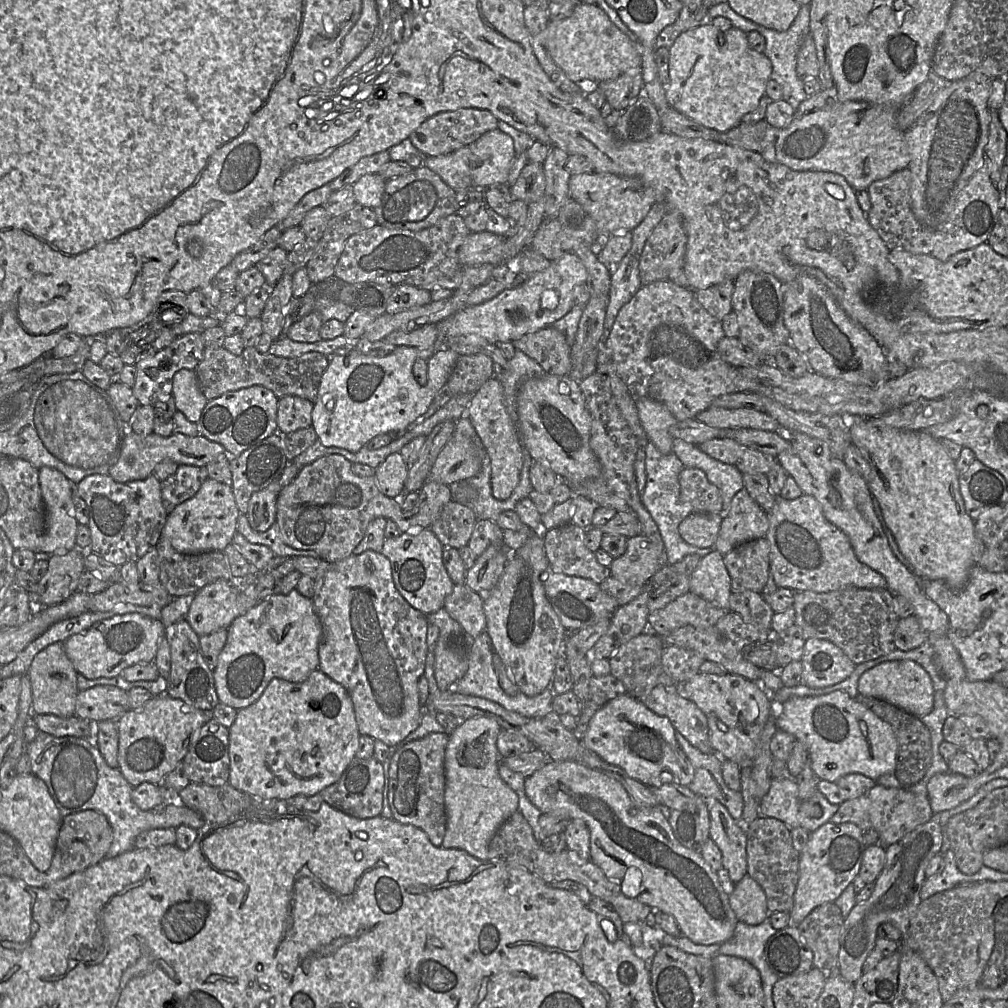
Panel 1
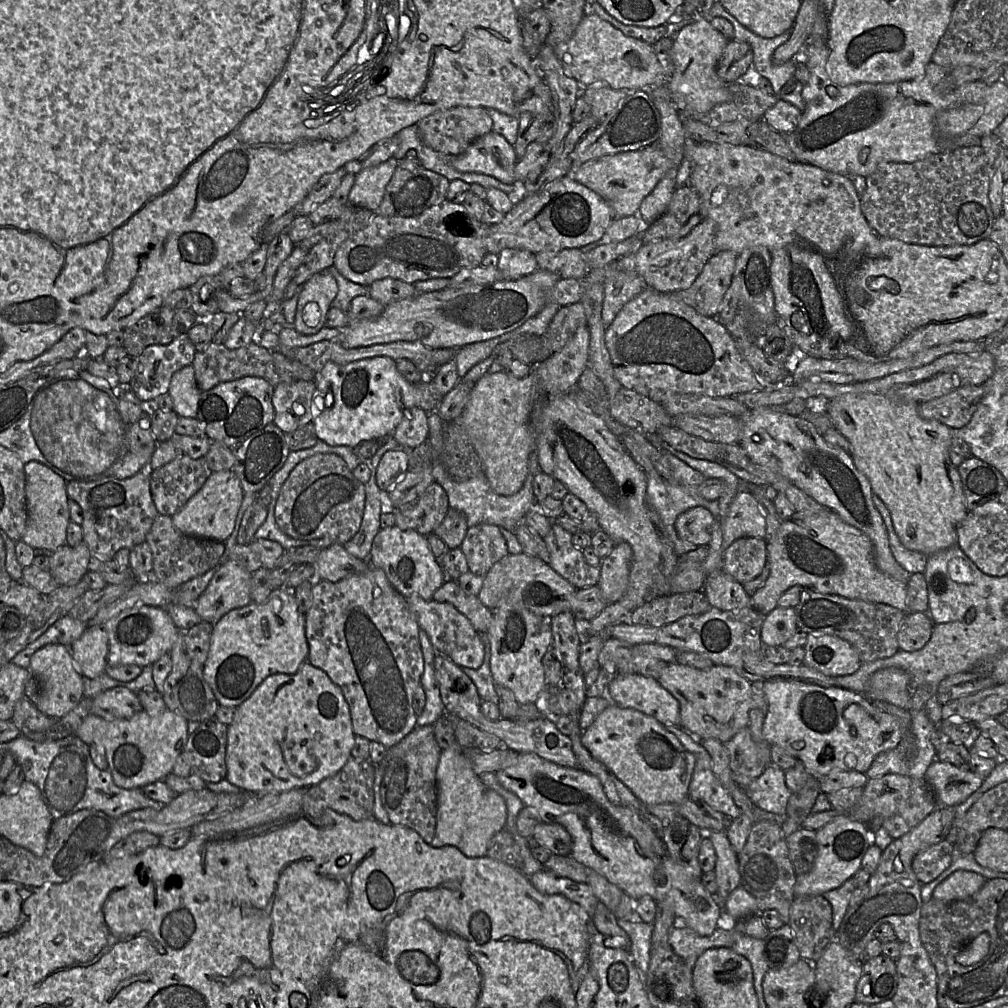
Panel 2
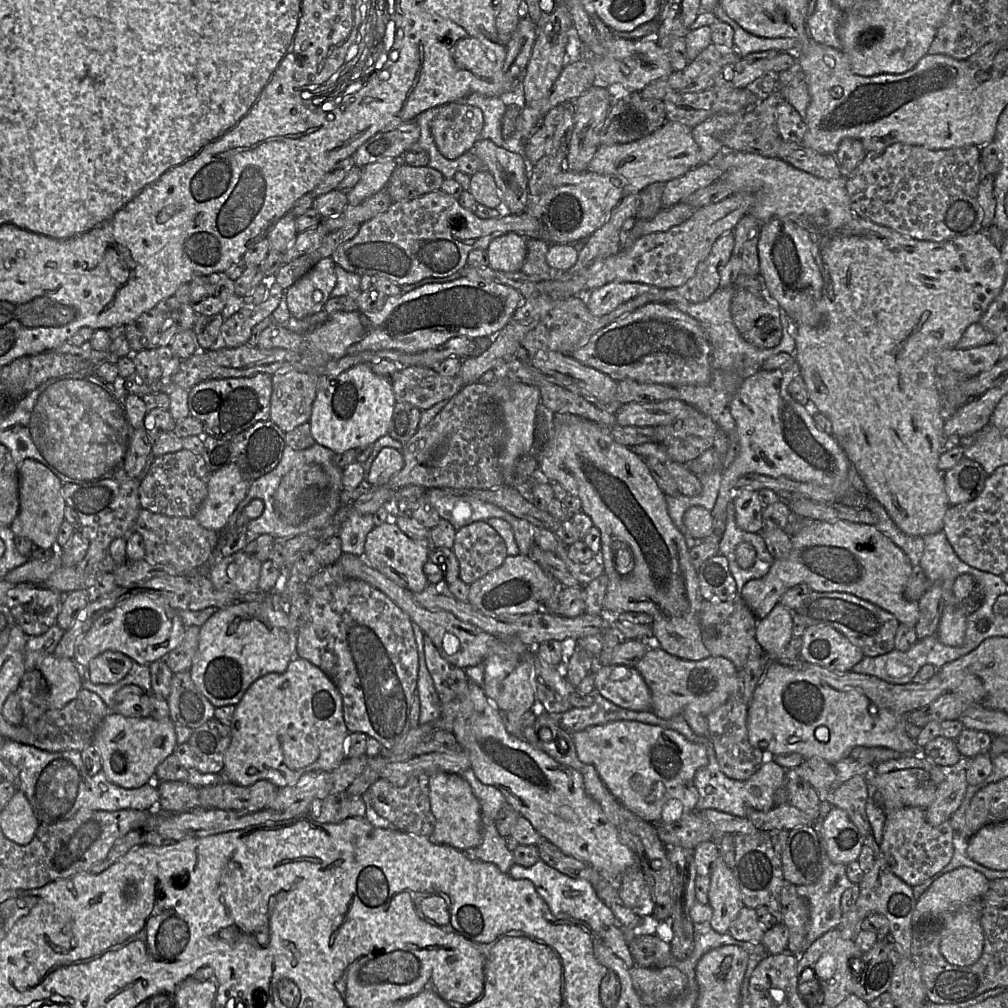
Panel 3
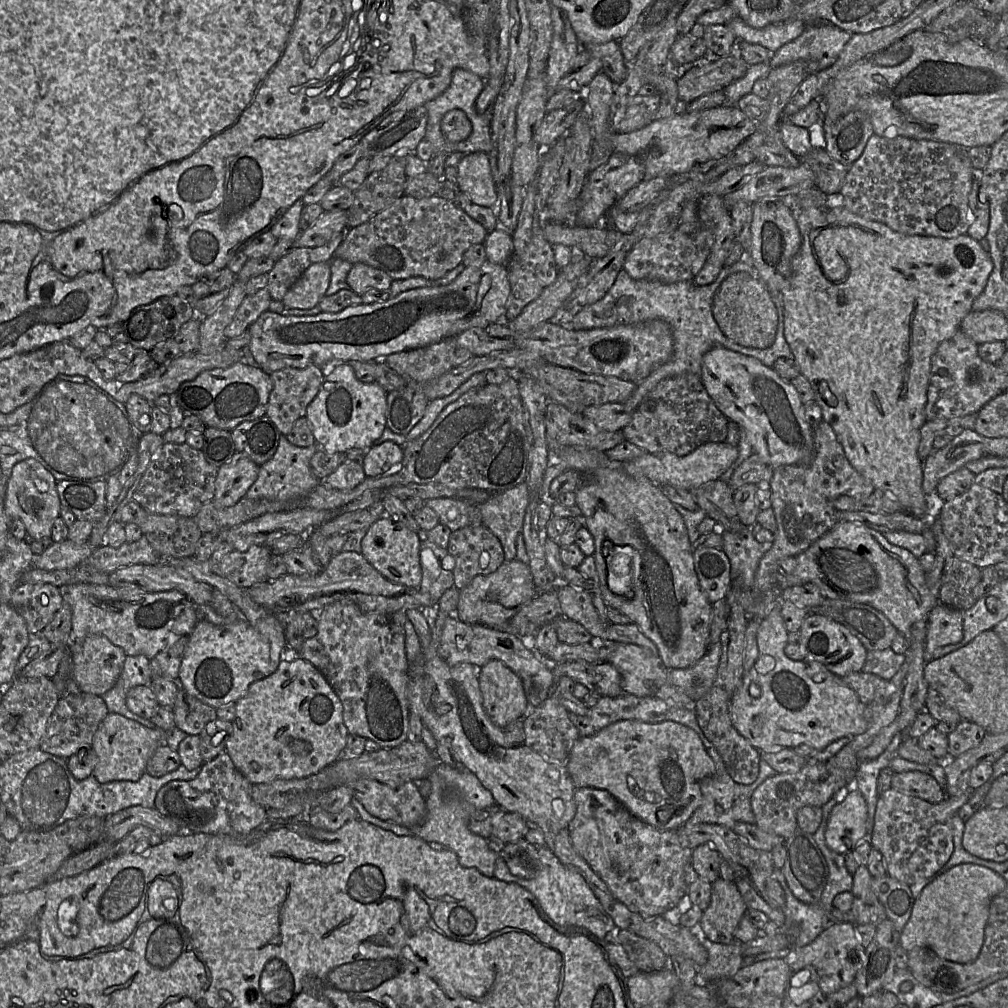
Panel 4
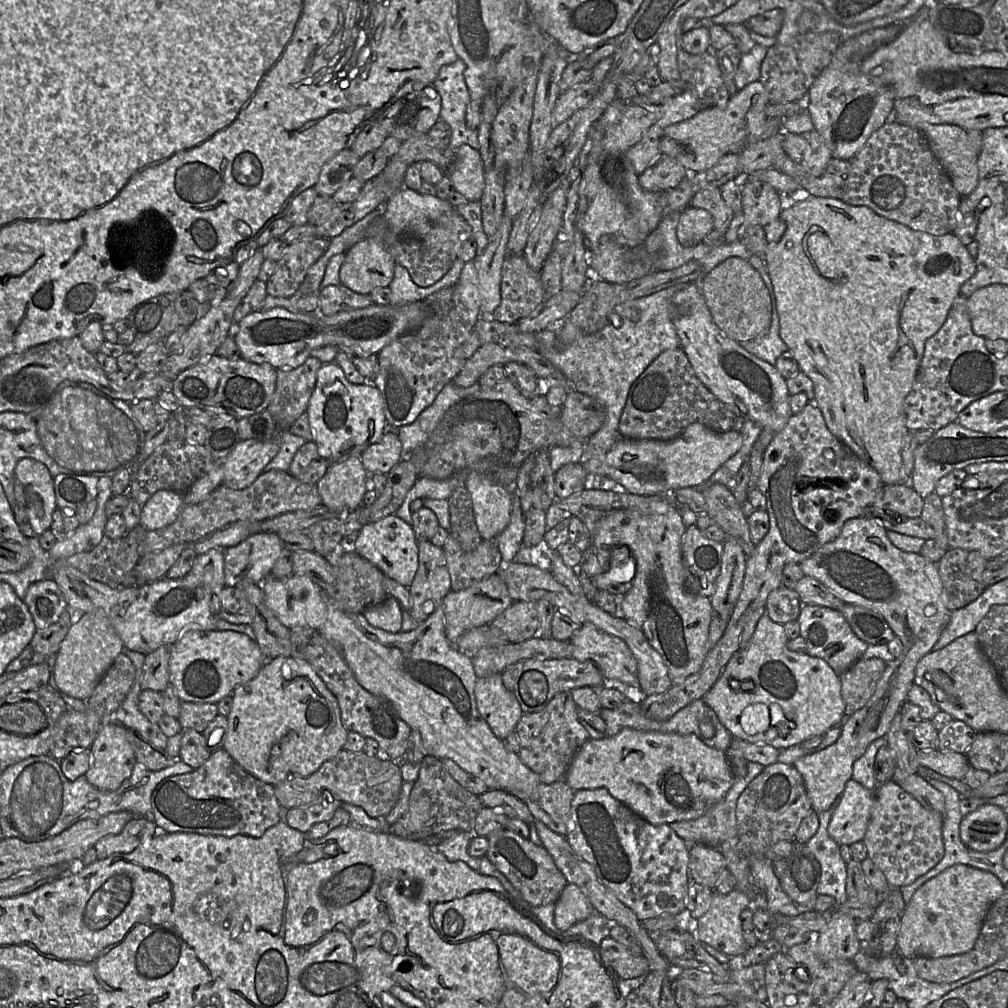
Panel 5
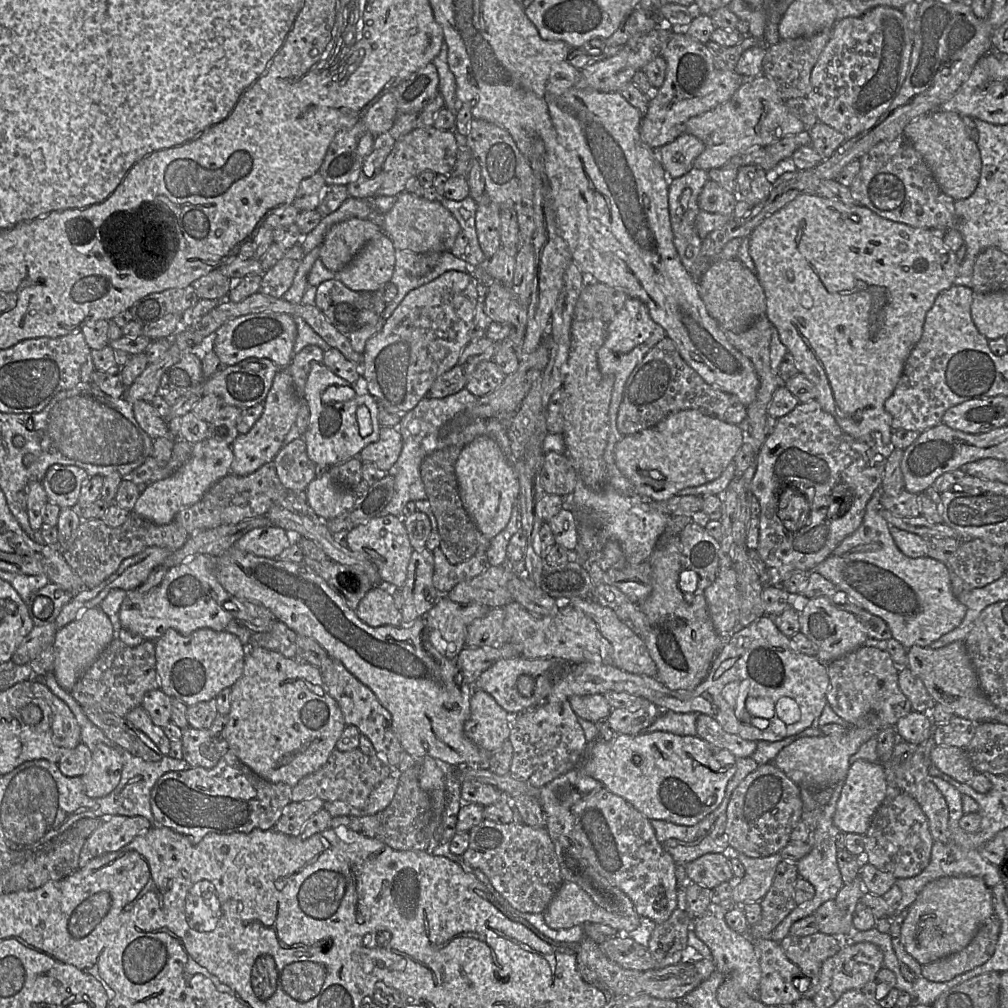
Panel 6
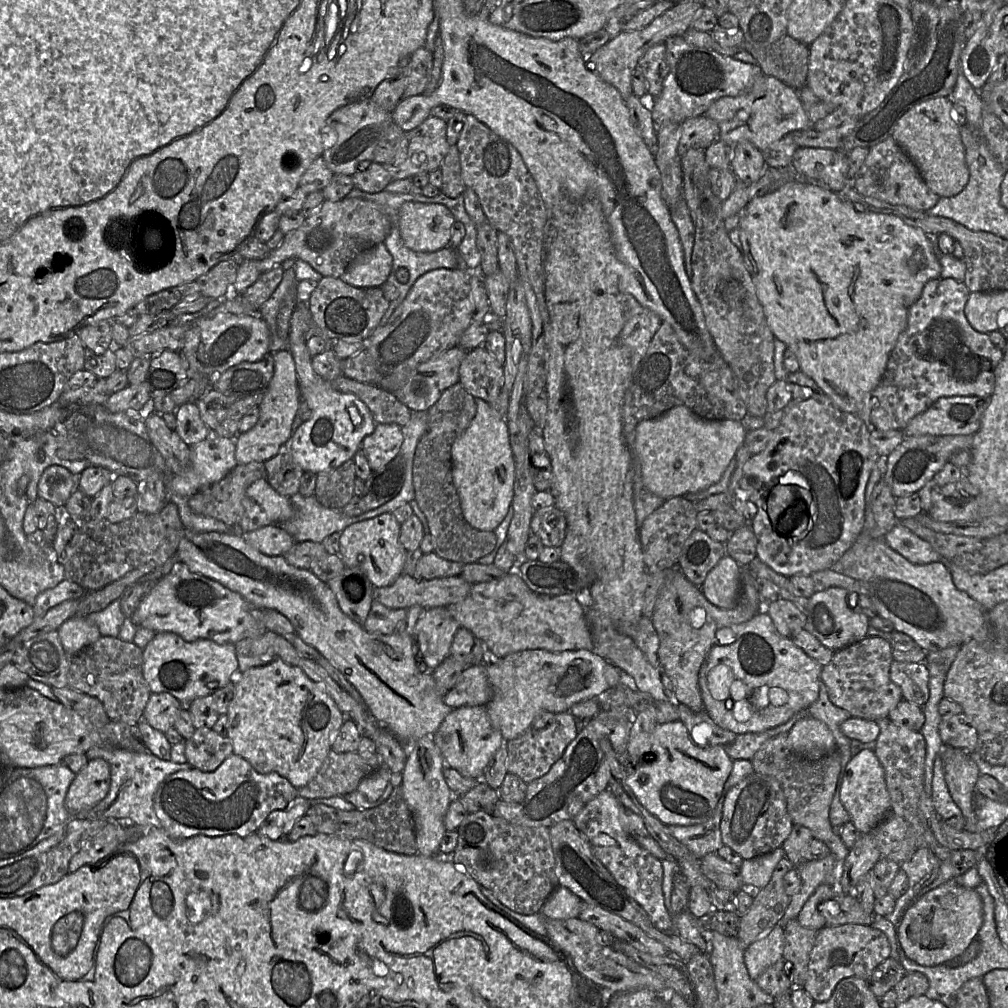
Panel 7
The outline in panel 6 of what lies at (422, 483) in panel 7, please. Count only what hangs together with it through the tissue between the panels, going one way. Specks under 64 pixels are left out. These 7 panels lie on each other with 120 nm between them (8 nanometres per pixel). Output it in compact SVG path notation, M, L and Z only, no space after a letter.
M450 445L437 449L425 456L420 465L427 500L438 524L441 538L439 548L452 564L462 563L475 554L485 553L490 545L490 540L478 530L466 512L460 497L455 464L463 447Z

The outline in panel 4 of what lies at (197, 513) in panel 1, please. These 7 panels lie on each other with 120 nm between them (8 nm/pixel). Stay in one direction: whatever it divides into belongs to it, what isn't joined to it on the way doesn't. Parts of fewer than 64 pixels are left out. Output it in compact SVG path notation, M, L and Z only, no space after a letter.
M236 451L231 459L217 469L212 502L217 508L235 505L245 497L258 477L260 466L244 453Z

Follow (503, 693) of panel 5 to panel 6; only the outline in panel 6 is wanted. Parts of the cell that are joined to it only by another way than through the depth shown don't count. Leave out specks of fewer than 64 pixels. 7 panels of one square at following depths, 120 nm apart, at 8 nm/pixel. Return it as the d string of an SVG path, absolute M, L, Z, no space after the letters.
M472 685L470 716L464 724L464 733L474 744L487 753L499 749L509 738L512 715L495 699Z

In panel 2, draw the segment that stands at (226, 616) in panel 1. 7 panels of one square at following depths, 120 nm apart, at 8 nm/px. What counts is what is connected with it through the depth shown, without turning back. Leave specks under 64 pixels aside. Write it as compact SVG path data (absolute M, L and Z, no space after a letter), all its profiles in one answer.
M231 560L222 561L194 605L202 621L215 624L226 613L251 603L251 573Z

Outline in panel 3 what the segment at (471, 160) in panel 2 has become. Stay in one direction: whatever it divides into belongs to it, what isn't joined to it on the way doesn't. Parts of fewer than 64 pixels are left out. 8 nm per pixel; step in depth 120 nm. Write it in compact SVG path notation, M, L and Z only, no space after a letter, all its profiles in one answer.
M478 140L470 150L492 174L503 208L509 214L520 214L528 203L529 166L523 153L497 146L491 140Z

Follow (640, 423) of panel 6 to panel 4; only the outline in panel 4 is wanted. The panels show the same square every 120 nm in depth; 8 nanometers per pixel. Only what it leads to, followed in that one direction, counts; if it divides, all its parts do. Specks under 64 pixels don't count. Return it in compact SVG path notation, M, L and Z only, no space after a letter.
M683 373L661 380L638 404L631 422L621 431L626 441L646 452L685 456L703 444L724 442L729 421L703 387L700 377Z

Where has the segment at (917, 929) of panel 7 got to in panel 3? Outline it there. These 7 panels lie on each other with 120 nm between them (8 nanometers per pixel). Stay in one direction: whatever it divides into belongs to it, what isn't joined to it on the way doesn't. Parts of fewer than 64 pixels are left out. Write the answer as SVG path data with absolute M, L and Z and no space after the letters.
M959 867L933 881L916 901L912 915L913 927L926 921L940 924L940 952L947 962L956 966L971 966L981 957L984 932L980 923L981 898L989 889L990 881L970 867Z

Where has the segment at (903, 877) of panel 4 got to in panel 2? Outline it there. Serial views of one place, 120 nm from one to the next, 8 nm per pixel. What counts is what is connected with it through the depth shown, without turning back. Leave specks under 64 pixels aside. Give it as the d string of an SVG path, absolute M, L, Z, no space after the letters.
M944 839L918 853L912 862L912 869L921 884L936 879L951 863L953 845Z

